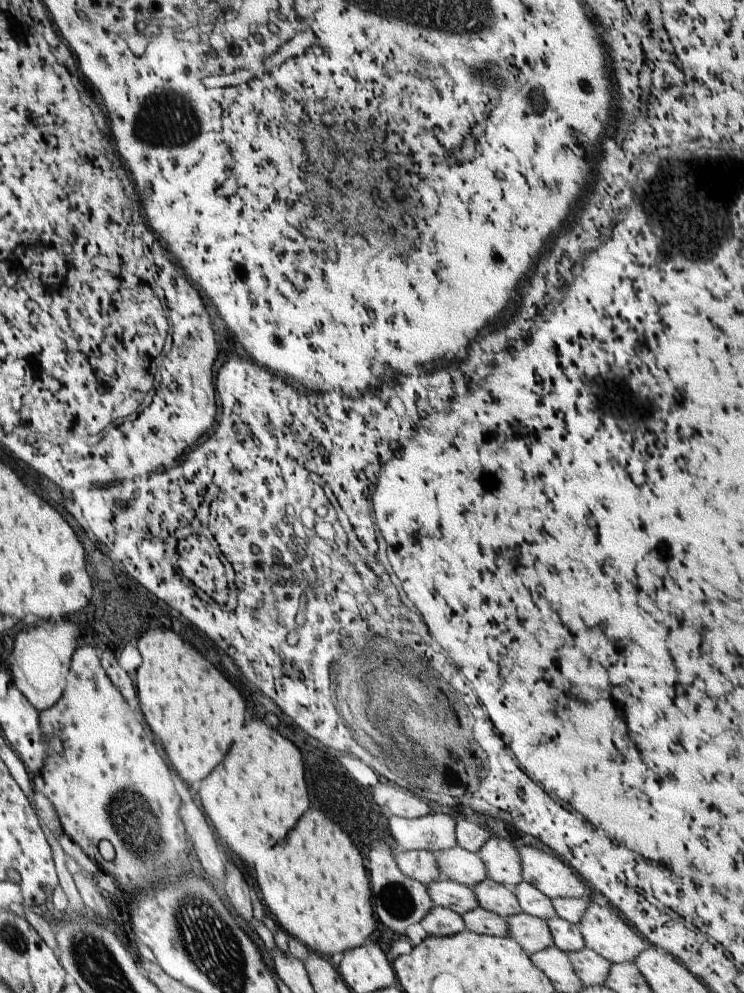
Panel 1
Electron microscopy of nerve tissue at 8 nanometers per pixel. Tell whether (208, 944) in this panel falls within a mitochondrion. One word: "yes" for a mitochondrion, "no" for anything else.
yes

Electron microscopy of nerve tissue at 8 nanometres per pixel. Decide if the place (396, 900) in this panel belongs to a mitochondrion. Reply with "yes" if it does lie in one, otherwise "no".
yes

